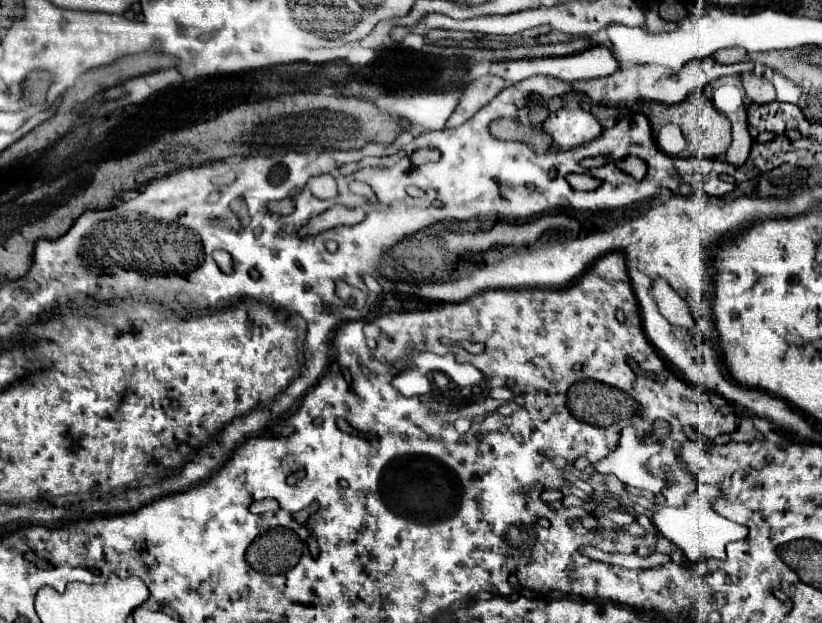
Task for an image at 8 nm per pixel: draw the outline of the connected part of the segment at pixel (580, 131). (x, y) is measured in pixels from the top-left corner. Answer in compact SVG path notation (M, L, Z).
M560 108L552 112L542 126L554 138L560 150L586 144L602 134L600 122L582 108Z

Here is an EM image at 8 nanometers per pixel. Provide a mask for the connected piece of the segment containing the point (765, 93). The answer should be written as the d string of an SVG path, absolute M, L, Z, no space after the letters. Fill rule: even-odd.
M744 72L744 74L740 74L740 78L742 78L742 86L744 86L744 92L746 92L746 98L750 102L768 104L768 102L776 100L776 90L774 90L772 82L766 80L764 76L756 76L752 72Z

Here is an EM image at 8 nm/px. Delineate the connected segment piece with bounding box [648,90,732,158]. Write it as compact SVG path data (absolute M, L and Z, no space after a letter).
M702 90L692 92L680 104L658 104L658 106L652 106L648 118L650 118L654 134L660 130L660 126L664 126L668 122L680 126L680 130L682 130L682 134L684 134L684 138L688 142L688 148L686 148L688 156L716 158L716 156L724 154L728 150L728 146L732 144L732 134L730 134L730 122L728 122L728 118L724 118L724 114L720 114L712 106L712 102L704 96Z

